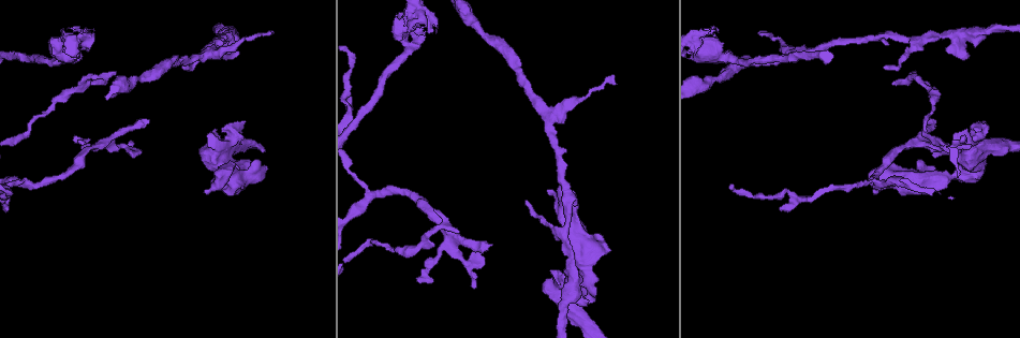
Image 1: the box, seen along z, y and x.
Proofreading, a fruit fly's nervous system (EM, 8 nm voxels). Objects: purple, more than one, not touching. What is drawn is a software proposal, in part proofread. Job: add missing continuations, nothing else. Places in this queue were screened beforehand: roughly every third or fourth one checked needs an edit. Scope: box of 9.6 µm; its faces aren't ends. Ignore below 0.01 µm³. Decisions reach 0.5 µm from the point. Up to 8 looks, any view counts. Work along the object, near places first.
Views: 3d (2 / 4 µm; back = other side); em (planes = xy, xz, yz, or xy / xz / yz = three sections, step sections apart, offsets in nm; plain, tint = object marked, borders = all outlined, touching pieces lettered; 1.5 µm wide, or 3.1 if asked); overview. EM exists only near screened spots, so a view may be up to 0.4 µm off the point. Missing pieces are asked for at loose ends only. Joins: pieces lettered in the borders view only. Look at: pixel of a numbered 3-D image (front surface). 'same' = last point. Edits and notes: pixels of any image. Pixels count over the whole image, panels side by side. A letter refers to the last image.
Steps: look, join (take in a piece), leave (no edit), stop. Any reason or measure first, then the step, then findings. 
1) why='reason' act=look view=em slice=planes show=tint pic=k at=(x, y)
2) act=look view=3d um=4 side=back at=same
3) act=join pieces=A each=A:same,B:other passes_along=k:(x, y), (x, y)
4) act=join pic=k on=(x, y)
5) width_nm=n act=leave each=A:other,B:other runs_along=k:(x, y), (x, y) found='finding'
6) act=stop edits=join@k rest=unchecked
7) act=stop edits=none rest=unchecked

why='thin end' act=look view=em slice=planes show=borders pic=1 at=(116, 72)

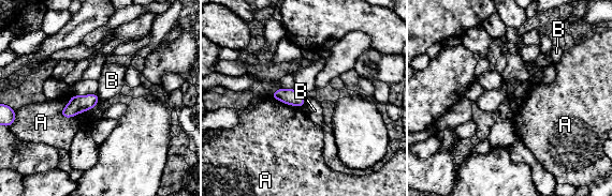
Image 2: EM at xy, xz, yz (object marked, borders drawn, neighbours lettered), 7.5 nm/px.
act=leave each=A:other,B:other border=2:(305, 99), (303, 105) found='none of them fits'

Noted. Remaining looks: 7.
why='free end' act=look view=em slice=planes show=borders pic=1 at=(548, 192)

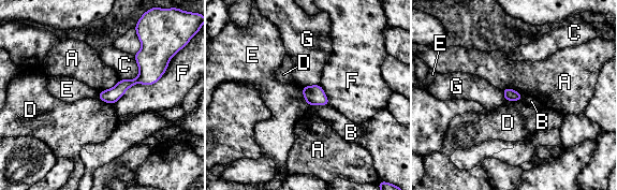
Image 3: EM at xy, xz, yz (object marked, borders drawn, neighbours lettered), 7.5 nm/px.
act=leave each=A:other,B:other,C:other,D:other,E:other,F:other,G:other border=3:(522, 98), (504, 100) found='no lettered piece goes on from it'

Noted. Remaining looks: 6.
why='free end' act=look view=3d um=2 pic=1 at=(970, 144)

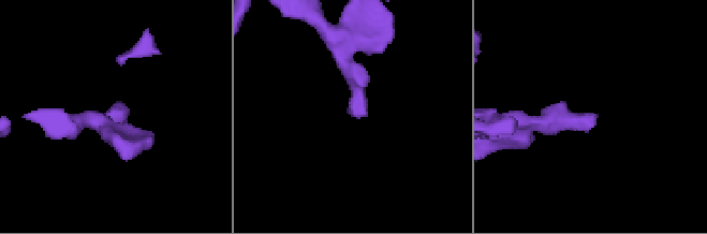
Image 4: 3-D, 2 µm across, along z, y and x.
why='shape alone is not enough' act=look view=em slice=planes show=plain pic=4 at=(597, 116)

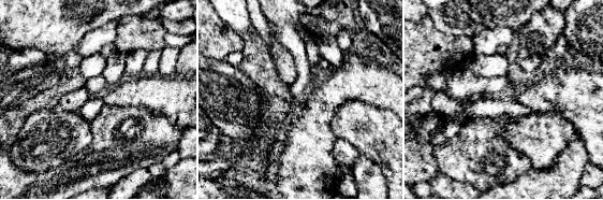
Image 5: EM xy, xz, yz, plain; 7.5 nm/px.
why='see the neighbours' act=look view=em slice=planes show=borders at=same

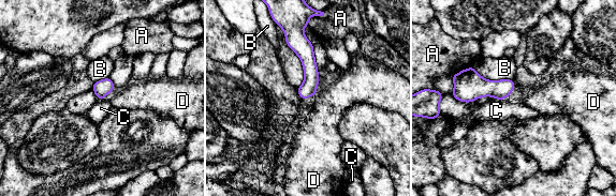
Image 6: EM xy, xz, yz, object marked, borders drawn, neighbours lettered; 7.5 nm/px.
act=leave each=A:other,B:other,C:other,D:other runs_along=6:(299, 36), (309, 64), (305, 95) found='no lettered piece goes on from it'

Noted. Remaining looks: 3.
act=stop edits=none rest=unchecked

